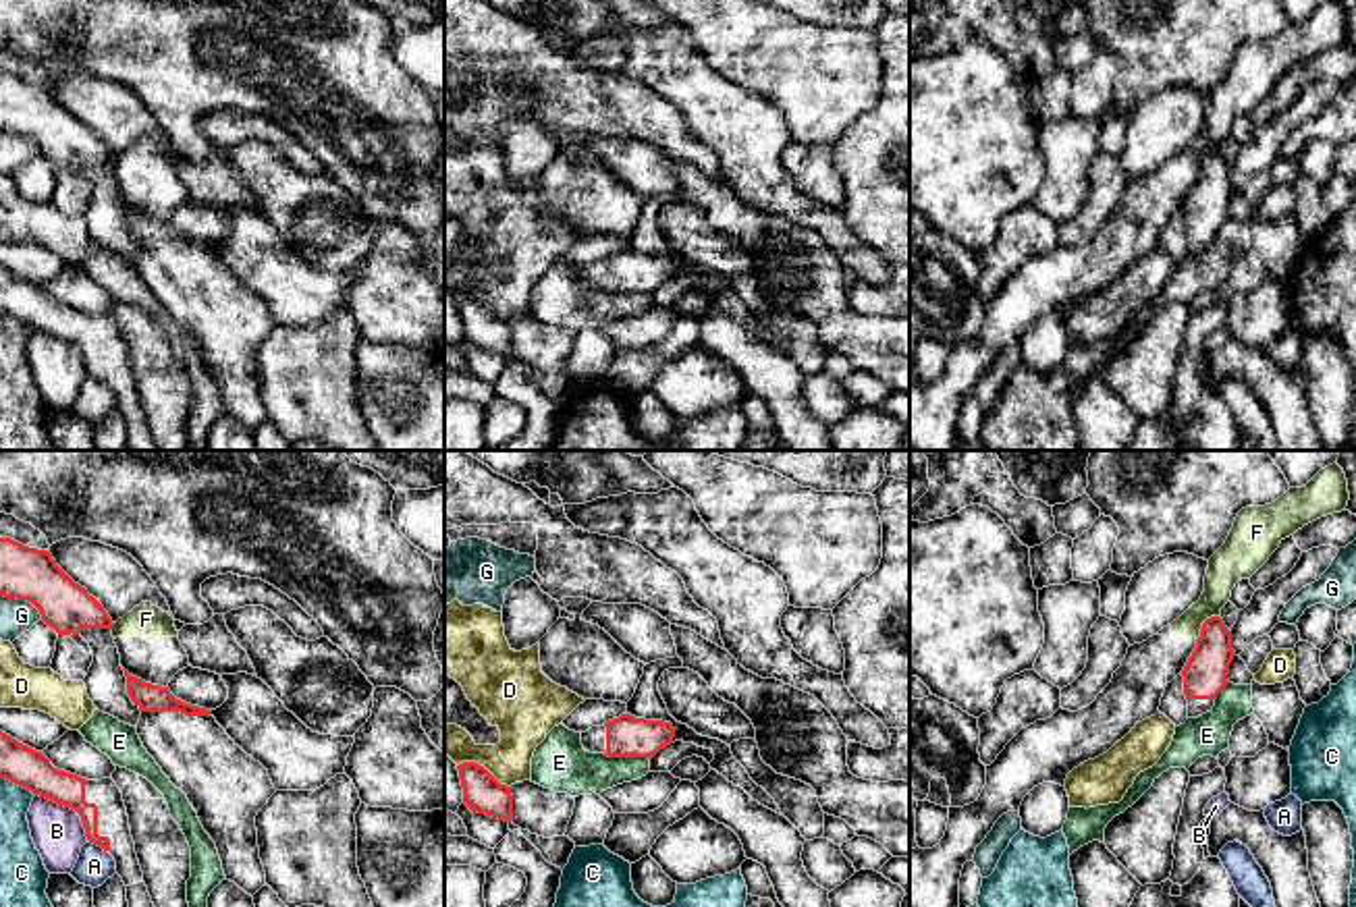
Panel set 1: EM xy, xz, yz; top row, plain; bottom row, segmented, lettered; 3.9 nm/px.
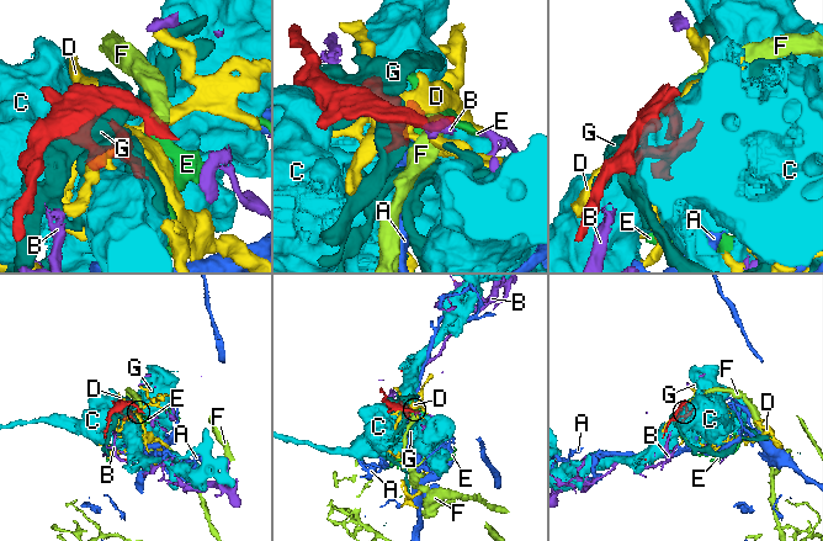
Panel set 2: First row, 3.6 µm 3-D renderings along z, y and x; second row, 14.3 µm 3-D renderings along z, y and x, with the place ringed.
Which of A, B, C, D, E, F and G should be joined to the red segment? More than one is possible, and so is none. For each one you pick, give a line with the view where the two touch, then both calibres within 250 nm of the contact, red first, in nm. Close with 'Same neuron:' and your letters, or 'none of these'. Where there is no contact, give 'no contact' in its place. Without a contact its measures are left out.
Same neuron: none of these

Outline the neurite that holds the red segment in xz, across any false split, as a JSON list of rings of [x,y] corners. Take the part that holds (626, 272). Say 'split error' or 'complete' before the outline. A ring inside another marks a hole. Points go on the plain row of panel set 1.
split error | [[[621,249],[581,268],[581,280],[590,288],[608,293],[648,293],[673,278],[675,264],[671,257],[635,253]]]

